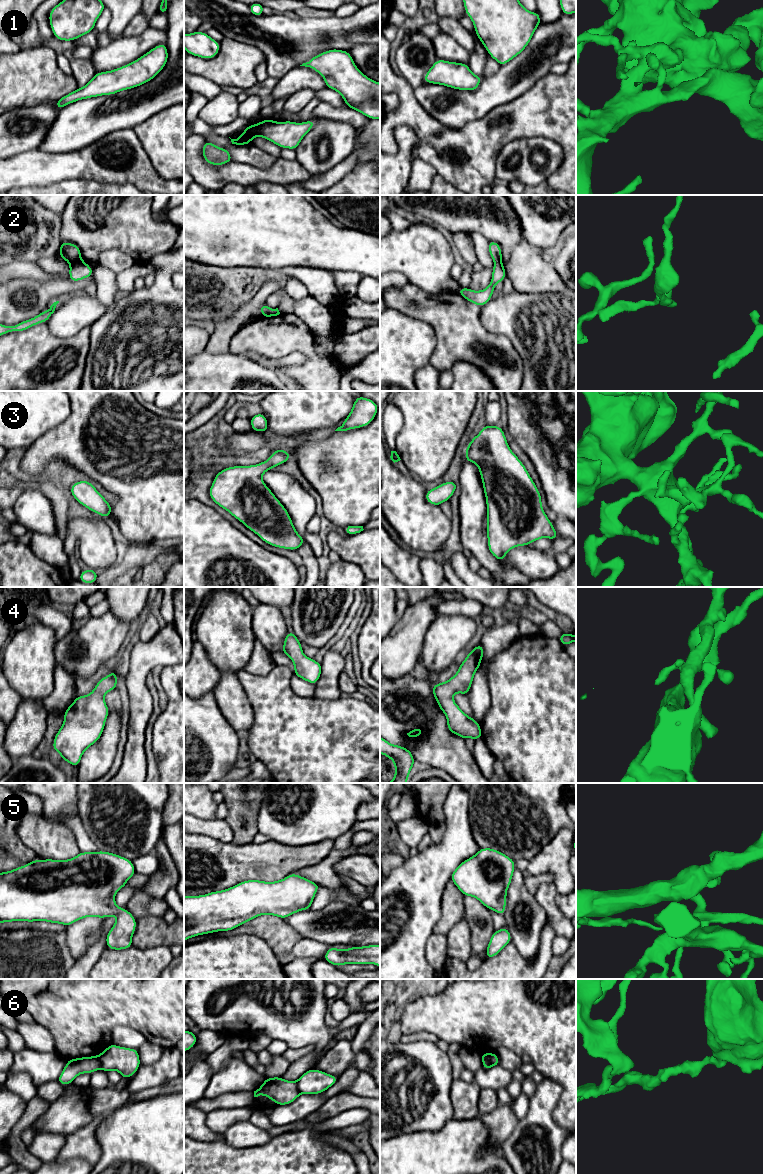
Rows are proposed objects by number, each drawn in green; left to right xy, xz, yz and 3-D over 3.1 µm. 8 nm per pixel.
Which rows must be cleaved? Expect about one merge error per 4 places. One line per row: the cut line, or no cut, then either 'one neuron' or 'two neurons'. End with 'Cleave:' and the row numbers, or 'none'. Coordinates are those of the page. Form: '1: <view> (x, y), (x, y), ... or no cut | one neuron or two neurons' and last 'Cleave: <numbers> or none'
1: no cut | one neuron
2: xy (80, 258), (71, 264) | two neurons
3: no cut | one neuron
4: no cut | one neuron
5: no cut | one neuron
6: xy (97, 1056), (101, 1068) | two neurons
Cleave: 2, 6

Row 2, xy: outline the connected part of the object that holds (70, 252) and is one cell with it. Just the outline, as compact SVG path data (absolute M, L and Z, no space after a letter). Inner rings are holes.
M60 242L58 255L69 264L81 259L80 248L74 243Z

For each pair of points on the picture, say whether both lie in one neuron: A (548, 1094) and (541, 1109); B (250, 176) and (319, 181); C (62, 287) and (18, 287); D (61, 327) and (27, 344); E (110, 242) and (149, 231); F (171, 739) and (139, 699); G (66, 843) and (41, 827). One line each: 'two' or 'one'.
A: one
B: two
C: one
D: two
E: one
F: two
G: one

